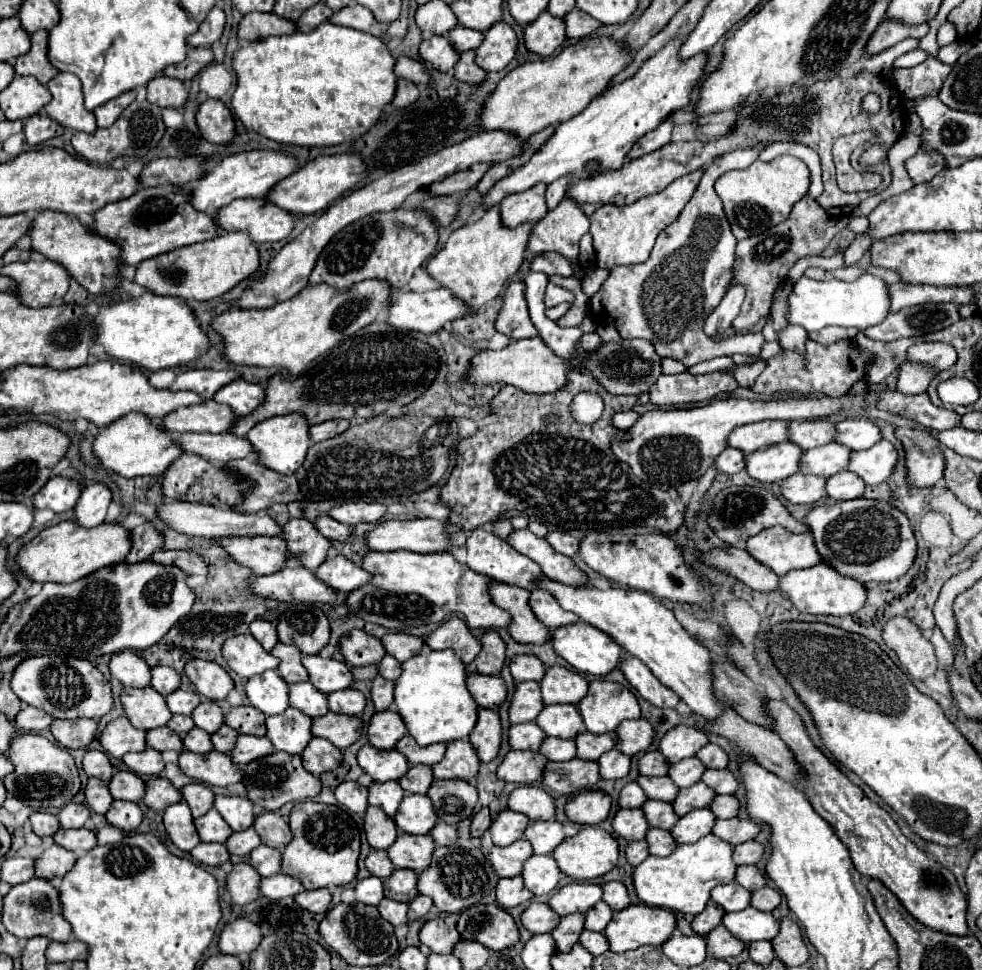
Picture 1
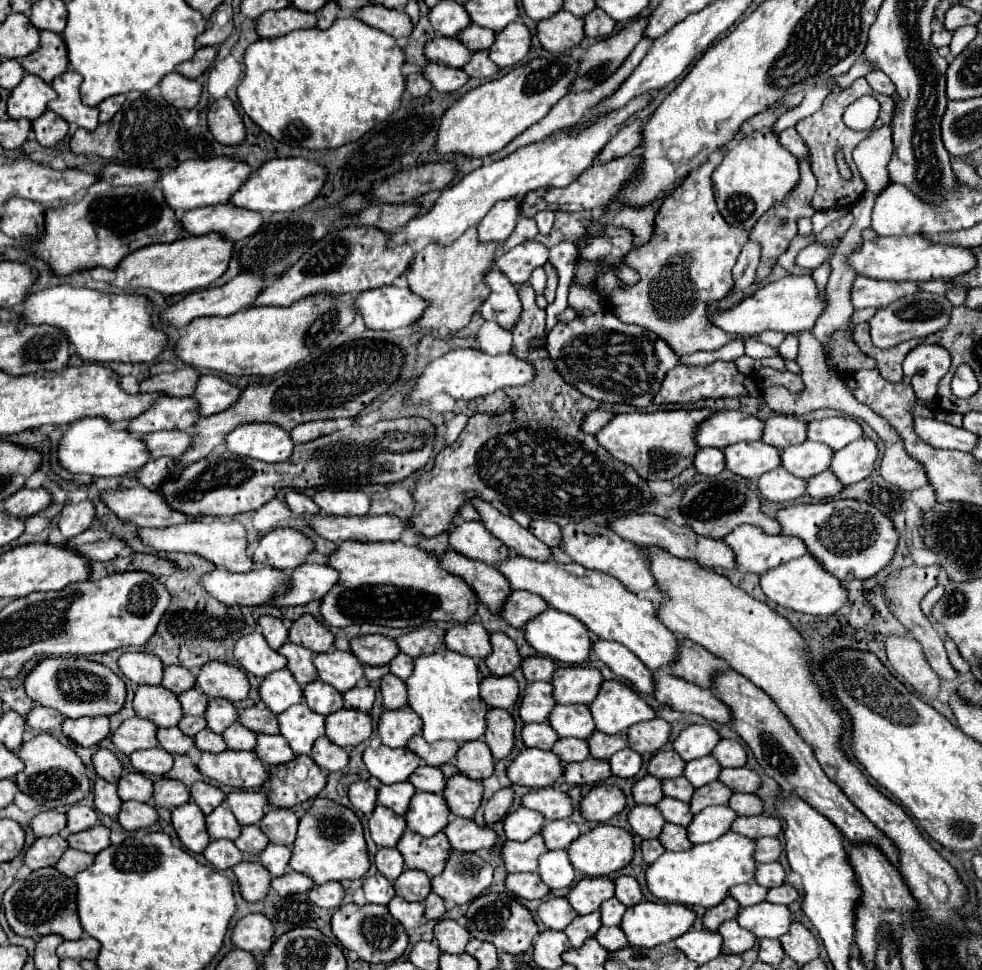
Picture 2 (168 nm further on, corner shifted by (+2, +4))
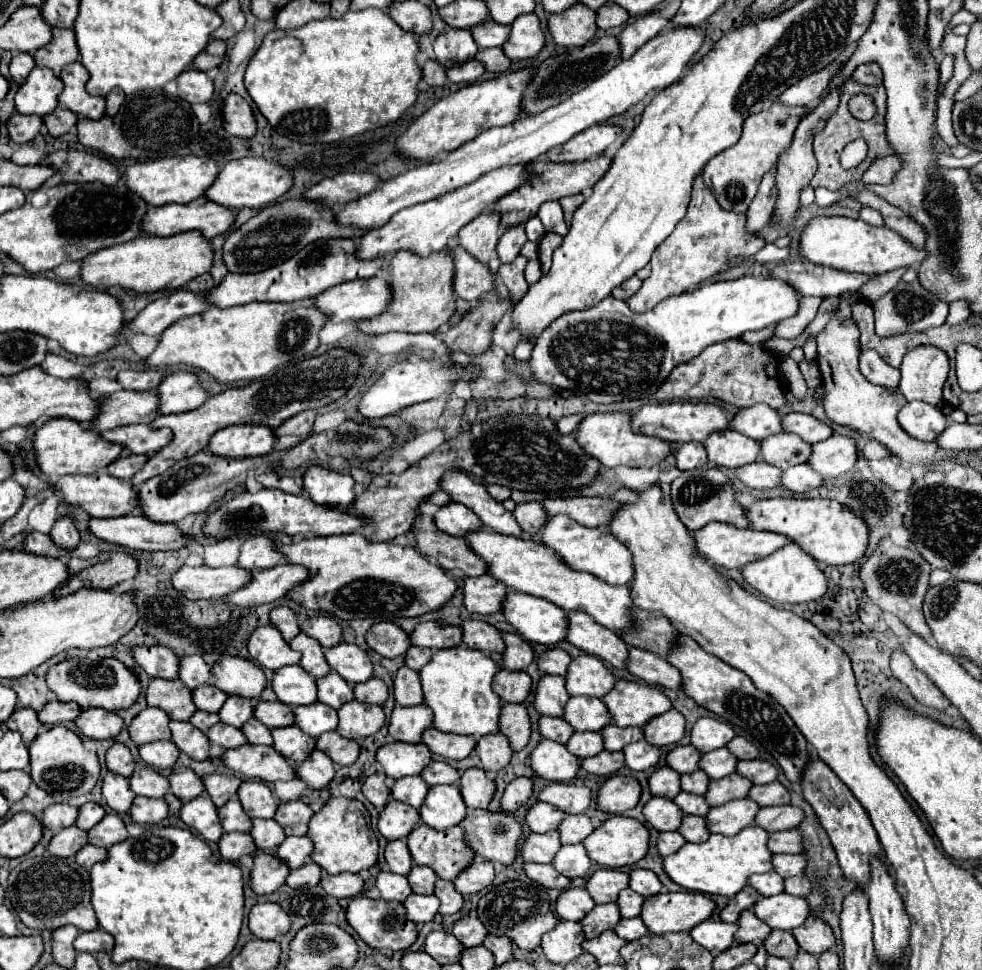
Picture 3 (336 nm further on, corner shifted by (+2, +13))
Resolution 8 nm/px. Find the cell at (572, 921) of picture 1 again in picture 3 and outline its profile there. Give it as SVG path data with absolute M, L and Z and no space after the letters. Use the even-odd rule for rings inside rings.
M604 903L604 905L596 905L592 909L592 913L588 913L580 925L584 929L586 939L598 937L602 931L606 929L614 929L614 925L620 921L620 913L616 909L614 903Z

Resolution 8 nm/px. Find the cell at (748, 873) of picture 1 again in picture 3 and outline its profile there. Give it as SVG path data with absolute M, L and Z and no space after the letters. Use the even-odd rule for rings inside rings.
M774 855L772 867L784 879L792 875L800 875L806 867L806 857L804 855Z

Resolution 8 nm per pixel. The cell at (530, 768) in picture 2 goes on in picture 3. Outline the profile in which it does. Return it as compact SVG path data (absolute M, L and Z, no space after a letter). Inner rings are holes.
M542 739L528 757L528 765L546 781L570 781L580 769L580 761L562 743Z

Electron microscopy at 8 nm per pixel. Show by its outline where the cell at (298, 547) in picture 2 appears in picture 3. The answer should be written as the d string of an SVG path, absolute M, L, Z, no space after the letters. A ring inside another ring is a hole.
M256 535L246 539L244 545L240 547L238 567L244 567L248 571L258 571L258 569L276 567L282 561L284 561L284 555L276 549L274 541L266 535Z

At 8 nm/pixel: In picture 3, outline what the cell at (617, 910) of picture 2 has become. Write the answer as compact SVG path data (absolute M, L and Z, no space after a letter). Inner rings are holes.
M622 889L618 895L618 911L624 919L628 917L638 917L640 915L640 905L642 905L644 897L640 897L638 893L632 893L632 889Z

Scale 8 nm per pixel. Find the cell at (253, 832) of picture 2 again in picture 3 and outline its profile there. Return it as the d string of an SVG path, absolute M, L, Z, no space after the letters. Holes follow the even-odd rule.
M252 819L250 835L252 835L256 847L266 849L266 851L276 849L280 845L280 841L284 841L284 837L286 837L274 819Z

